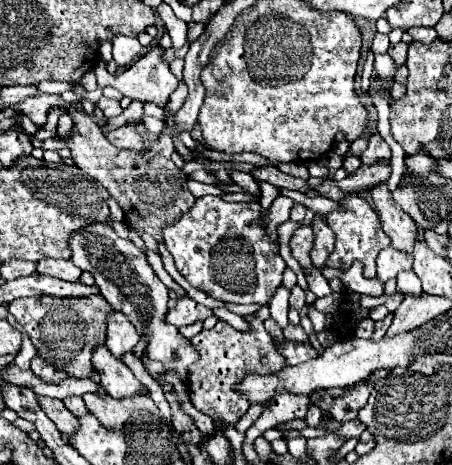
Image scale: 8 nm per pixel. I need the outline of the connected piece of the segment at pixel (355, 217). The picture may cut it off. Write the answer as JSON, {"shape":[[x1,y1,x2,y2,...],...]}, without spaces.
{"shape":[[350,194,344,200,340,200,340,210,334,210,334,212,338,212,338,214,332,216,332,212,330,212,326,216,328,226,336,234,334,252,328,256,328,262,326,262,328,268,346,270,352,266,354,260,362,260,364,262,364,278,374,278,376,276,376,256,382,248,386,248,390,244,388,236,380,228,380,220,376,220,376,212,364,198,360,198,356,194]]}

